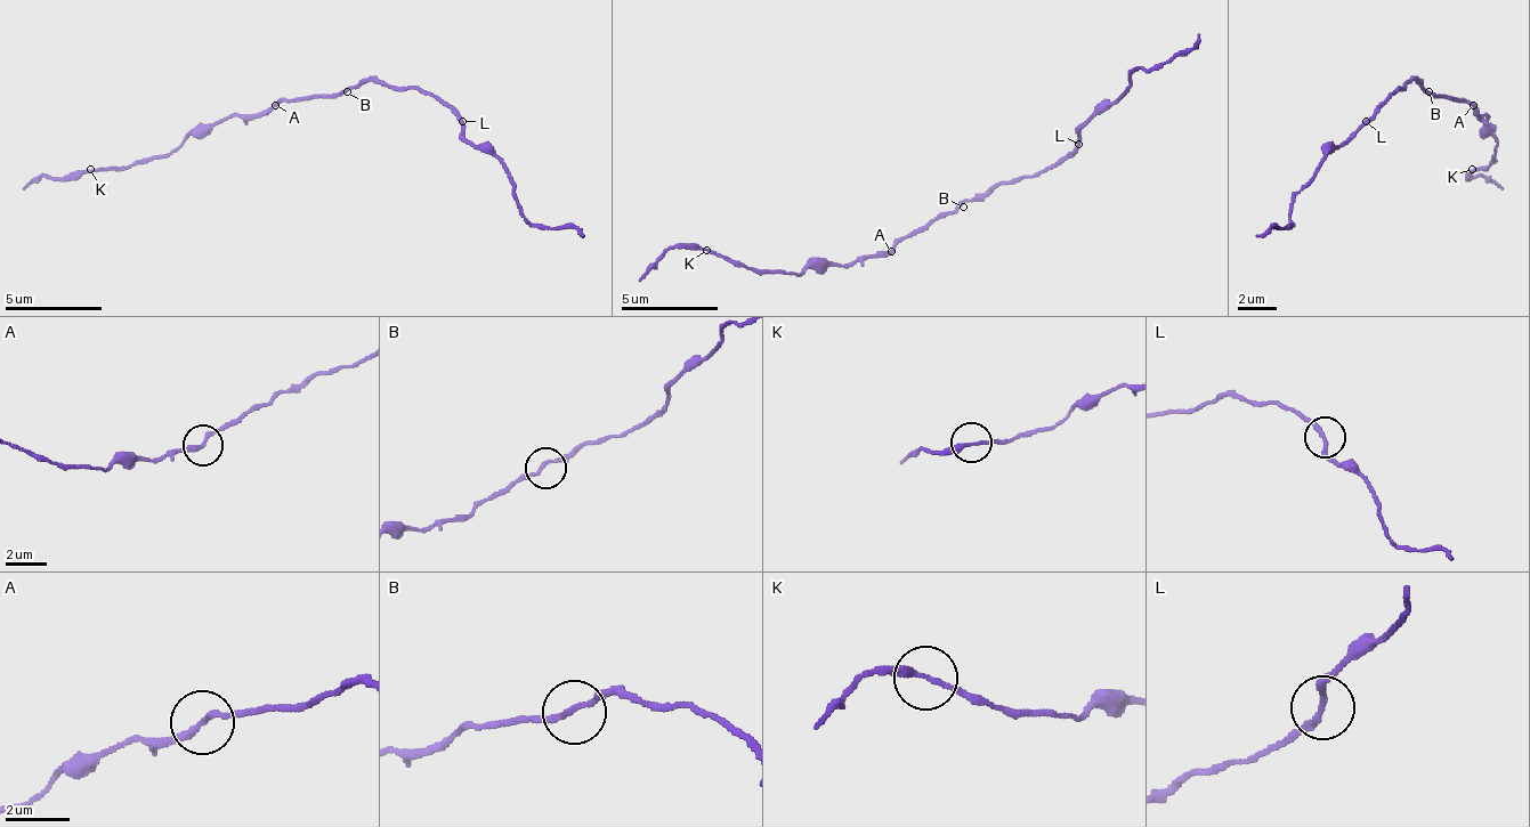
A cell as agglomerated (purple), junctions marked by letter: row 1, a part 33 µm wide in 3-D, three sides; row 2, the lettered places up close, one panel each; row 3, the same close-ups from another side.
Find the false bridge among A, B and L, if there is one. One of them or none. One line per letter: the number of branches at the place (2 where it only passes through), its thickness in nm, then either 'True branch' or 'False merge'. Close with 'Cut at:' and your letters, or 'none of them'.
A: Branches: 2. Thickness 200 nm. True branch
B: Branches: 2. Thickness 160 nm. True branch
L: Branches: 2. Thickness 180 nm. True branch
Cut at: none of them

